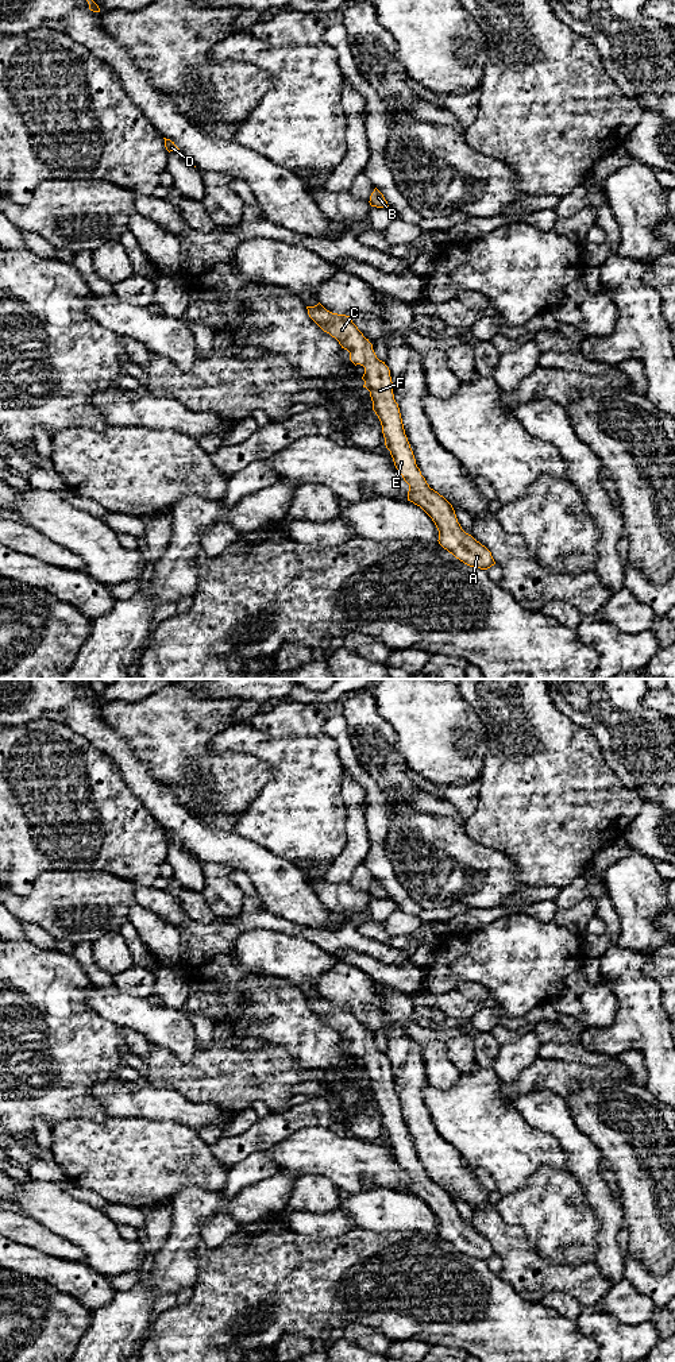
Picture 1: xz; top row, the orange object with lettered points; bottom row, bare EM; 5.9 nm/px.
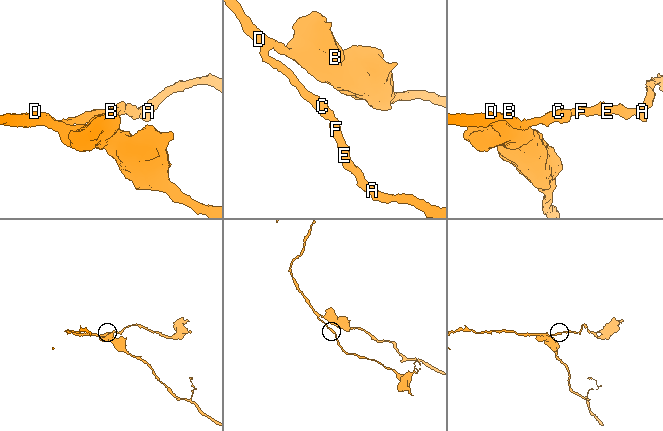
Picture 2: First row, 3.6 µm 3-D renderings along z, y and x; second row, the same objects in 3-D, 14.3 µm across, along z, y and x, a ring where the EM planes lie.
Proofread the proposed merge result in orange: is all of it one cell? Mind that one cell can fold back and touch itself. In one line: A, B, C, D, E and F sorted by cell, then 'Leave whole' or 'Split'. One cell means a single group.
Groups: A B C D E F. Leave whole

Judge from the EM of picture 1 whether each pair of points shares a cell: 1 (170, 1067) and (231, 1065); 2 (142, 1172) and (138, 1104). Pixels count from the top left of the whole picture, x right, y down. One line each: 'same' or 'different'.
1: same
2: different

